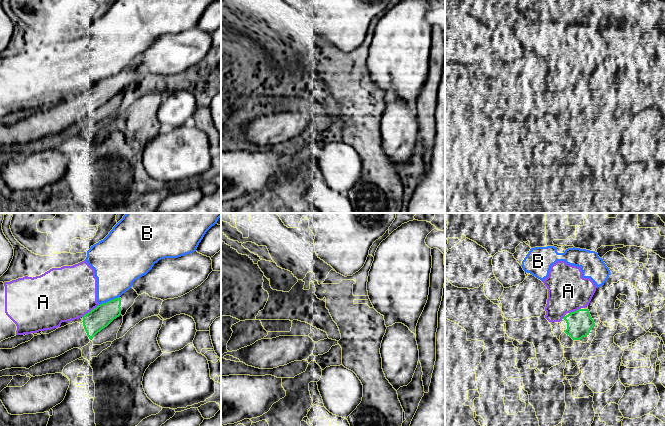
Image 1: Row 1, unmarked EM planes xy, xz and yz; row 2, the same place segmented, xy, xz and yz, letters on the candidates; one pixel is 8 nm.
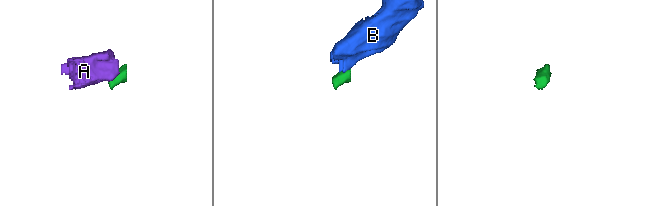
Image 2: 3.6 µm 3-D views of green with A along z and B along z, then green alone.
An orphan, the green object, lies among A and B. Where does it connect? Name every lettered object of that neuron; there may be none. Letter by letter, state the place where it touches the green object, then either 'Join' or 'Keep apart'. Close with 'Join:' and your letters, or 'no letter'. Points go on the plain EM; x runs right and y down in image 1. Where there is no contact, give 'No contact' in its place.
A: Touches green at xy (91, 86). Keep apart
B: Touches green at xy (108, 77). Keep apart
Join: no letter

